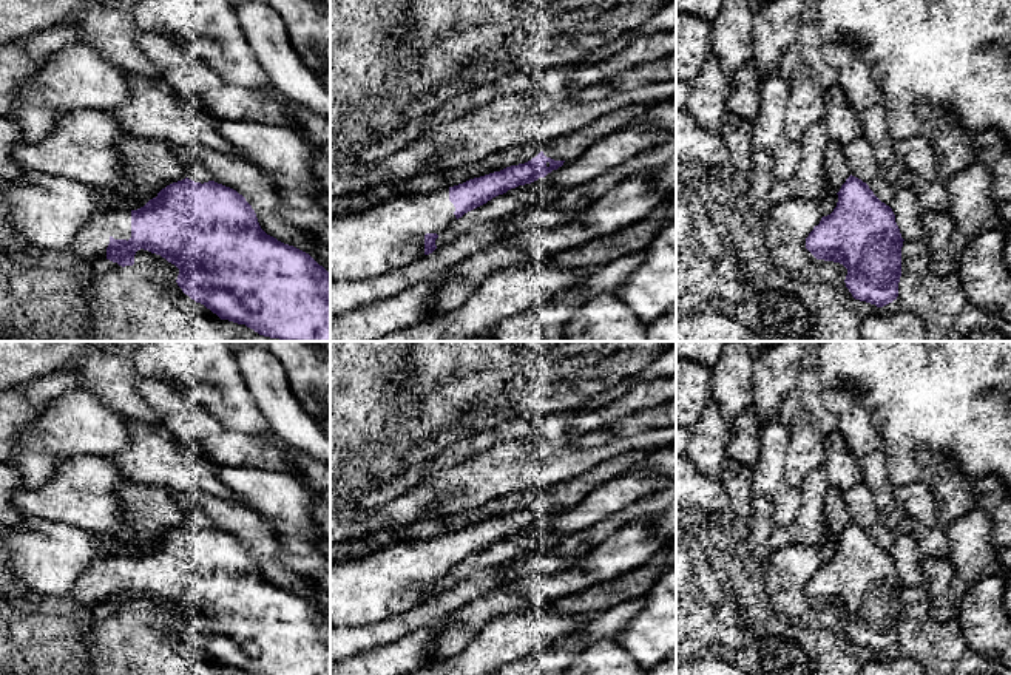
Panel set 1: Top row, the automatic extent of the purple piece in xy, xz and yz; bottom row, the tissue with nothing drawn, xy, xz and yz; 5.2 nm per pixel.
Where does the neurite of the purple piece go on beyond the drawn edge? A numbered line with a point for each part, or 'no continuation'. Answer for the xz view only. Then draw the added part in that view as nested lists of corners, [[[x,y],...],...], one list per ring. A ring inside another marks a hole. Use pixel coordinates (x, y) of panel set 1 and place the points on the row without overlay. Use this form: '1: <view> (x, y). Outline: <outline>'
1: xz (375, 587). Outline: [[[449,534],[406,541],[358,559],[330,562],[330,630],[336,627],[369,627],[414,610],[424,602],[424,581],[443,579],[457,567]]]

